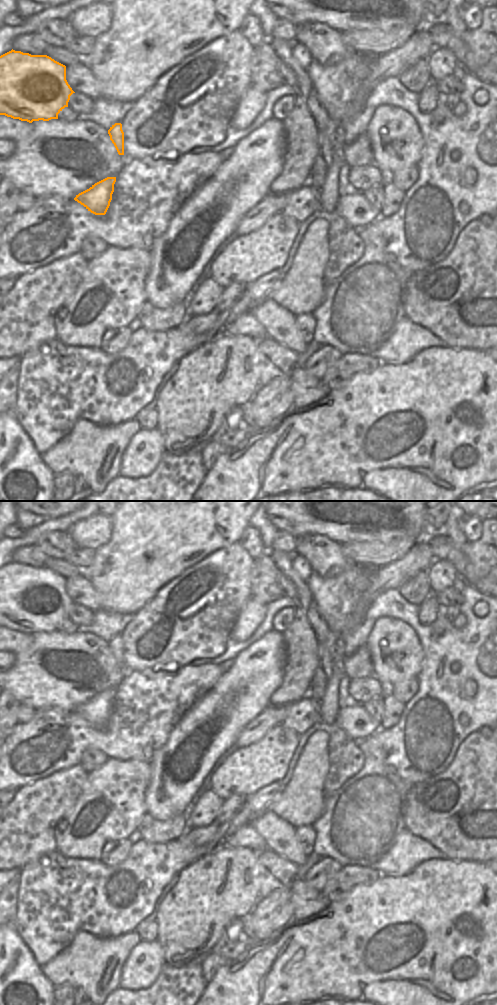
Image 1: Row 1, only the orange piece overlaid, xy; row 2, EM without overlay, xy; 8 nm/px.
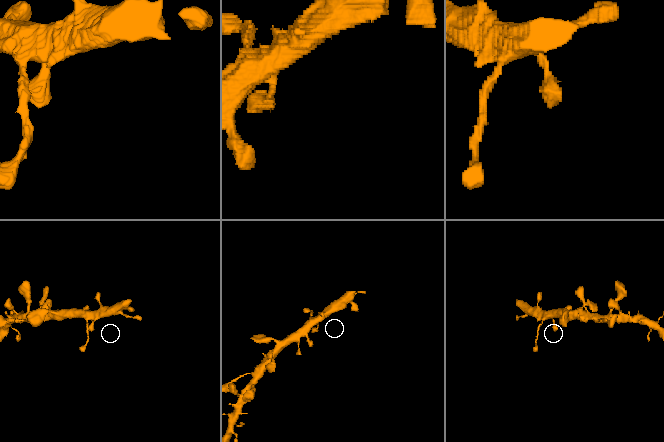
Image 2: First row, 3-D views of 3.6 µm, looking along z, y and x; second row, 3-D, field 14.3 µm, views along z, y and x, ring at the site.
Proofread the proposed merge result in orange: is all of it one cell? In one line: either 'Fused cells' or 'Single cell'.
Single cell

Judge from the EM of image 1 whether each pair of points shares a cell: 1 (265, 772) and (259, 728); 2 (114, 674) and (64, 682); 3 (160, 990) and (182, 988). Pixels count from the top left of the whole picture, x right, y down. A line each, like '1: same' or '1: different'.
1: different
2: same
3: same

